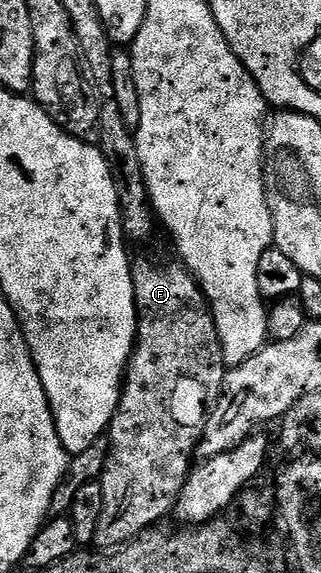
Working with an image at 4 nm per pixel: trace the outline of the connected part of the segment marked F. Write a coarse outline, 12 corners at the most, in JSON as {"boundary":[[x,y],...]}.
{"boundary":[[182,262],[131,265],[139,332],[94,546],[174,512],[221,393]]}

